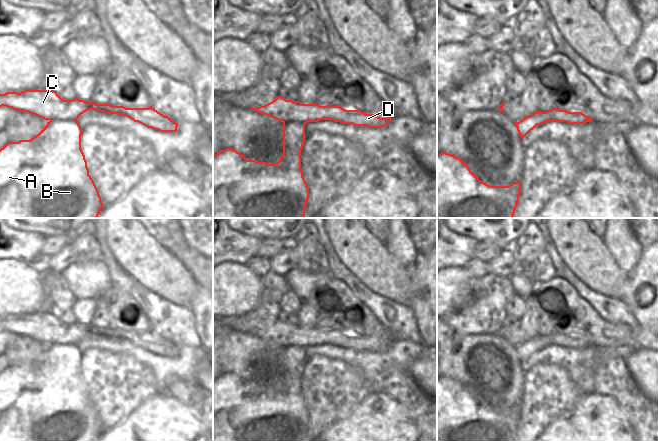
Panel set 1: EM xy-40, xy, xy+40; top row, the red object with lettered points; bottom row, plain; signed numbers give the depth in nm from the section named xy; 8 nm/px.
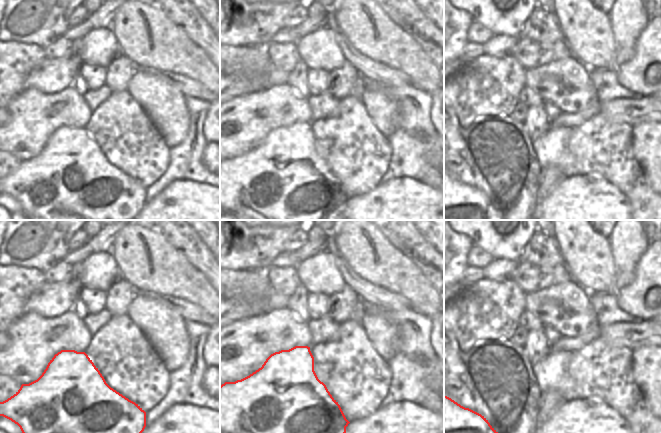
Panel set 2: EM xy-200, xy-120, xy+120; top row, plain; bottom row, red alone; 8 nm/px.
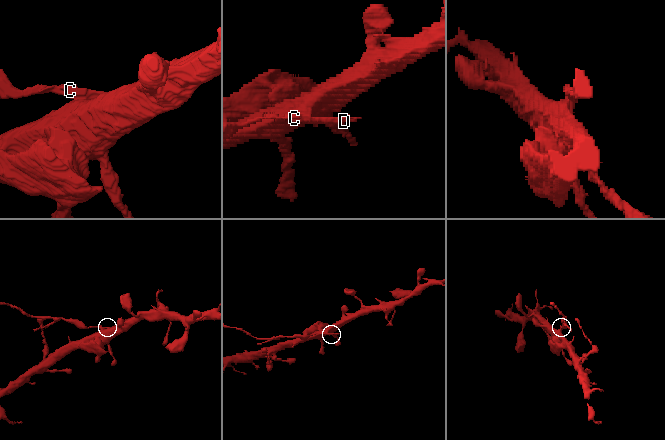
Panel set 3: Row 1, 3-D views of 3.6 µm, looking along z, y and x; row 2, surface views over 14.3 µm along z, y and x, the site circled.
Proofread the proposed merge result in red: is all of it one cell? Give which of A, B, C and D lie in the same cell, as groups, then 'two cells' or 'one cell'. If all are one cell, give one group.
A B / C D; two cells

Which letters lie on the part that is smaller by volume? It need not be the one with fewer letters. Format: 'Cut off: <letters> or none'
Cut off: C, D

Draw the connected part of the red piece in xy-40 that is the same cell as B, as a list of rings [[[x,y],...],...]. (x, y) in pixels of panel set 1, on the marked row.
[[[51,120],[30,140],[8,142],[0,149],[0,218],[97,218],[103,203],[89,175],[77,120]]]

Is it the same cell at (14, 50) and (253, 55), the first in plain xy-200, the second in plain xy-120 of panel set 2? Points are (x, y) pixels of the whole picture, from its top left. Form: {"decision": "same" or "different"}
{"decision": "different"}

